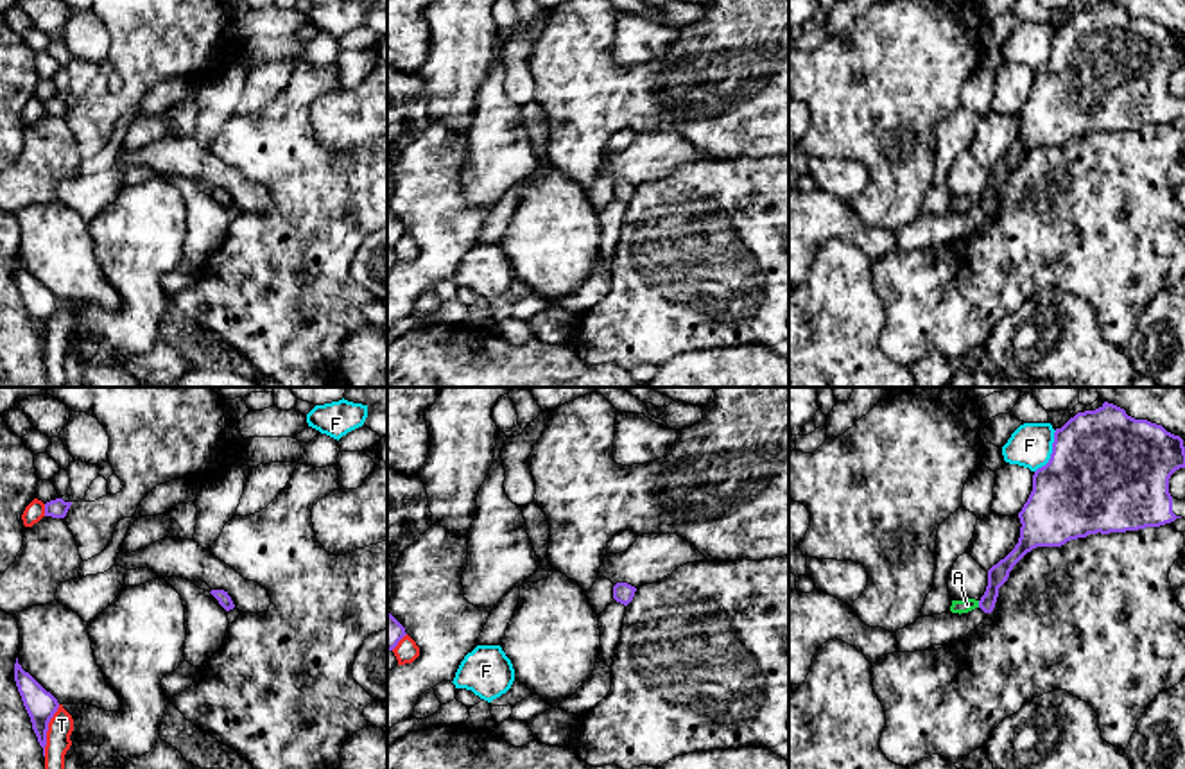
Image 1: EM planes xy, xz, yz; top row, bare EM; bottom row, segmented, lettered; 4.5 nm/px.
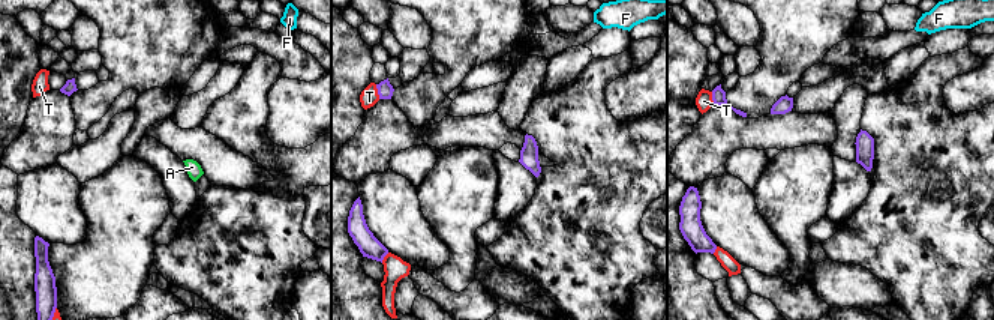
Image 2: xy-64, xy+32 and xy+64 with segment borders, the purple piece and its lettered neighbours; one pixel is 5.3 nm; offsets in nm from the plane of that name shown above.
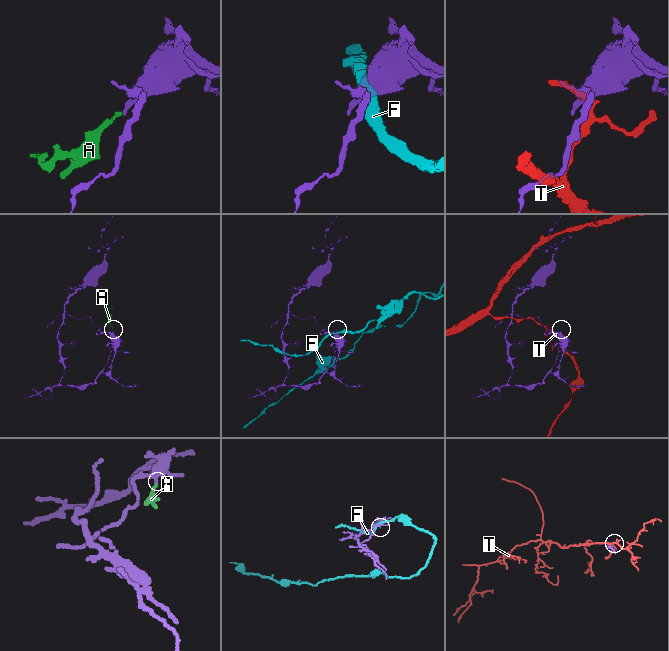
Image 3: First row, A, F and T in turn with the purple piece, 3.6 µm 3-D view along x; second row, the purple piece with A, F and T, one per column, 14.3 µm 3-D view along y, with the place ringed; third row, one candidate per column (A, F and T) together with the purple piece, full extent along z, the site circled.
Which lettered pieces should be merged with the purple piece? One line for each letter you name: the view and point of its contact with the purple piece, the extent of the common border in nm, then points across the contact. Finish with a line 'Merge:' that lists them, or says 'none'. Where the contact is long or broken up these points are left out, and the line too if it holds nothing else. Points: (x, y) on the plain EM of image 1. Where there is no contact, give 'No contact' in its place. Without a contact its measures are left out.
A: Touches purple at yz (979, 203). Shared border 30 nm. Path across: yz (997, 172), (992, 190), (979, 203), (967, 203)
Merge: A

